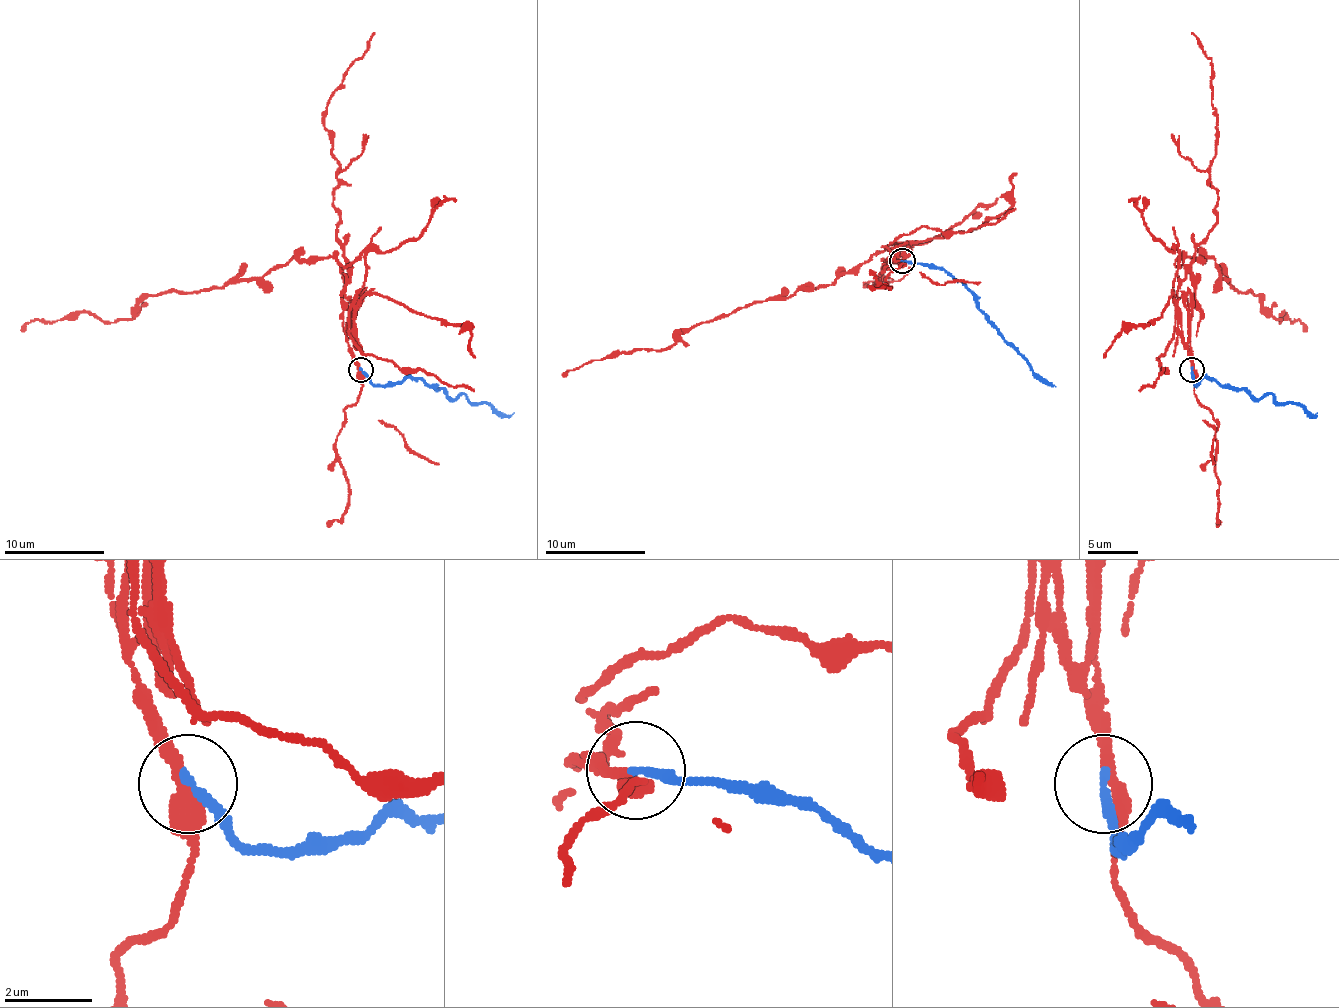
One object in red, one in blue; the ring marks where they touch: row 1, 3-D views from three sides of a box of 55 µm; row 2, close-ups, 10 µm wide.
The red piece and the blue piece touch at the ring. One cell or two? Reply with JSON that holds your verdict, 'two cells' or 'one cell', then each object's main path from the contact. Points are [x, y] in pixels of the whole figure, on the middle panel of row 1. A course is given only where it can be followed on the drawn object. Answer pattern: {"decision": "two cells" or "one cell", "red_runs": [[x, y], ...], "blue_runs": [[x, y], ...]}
{"decision": "two cells", "red_runs": [[903, 263], [888, 245], [890, 255], [830, 285], [561, 376]], "blue_runs": [[903, 260], [933, 263], [950, 273], [970, 293], [993, 328], [1028, 365], [1056, 386]]}

